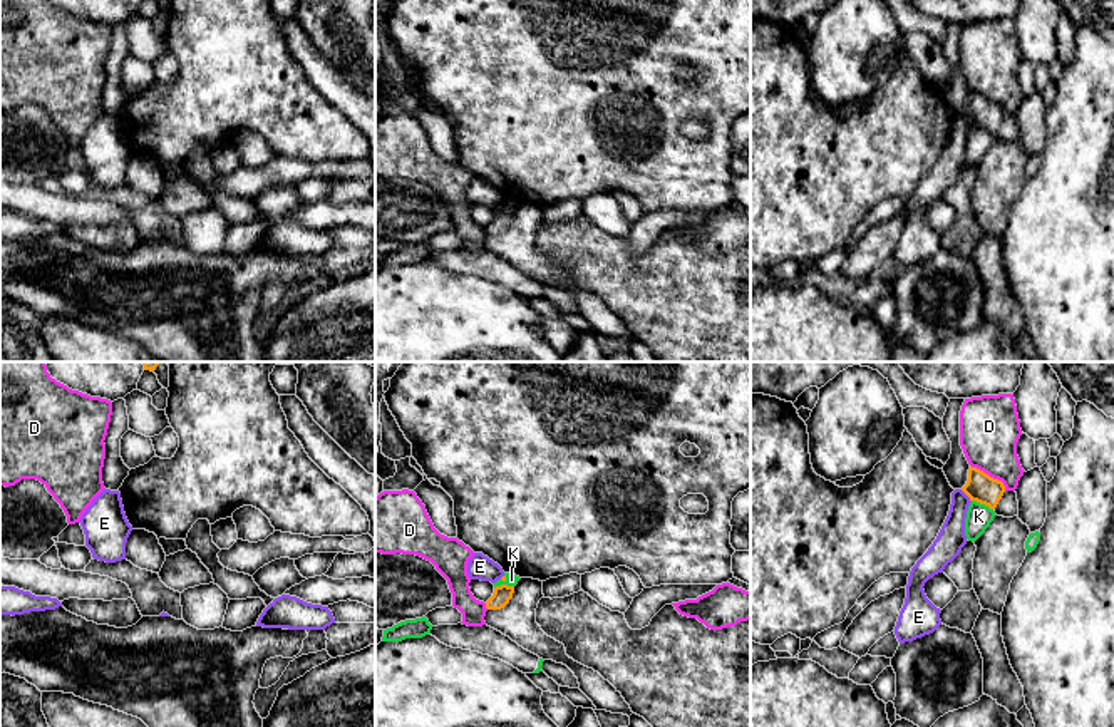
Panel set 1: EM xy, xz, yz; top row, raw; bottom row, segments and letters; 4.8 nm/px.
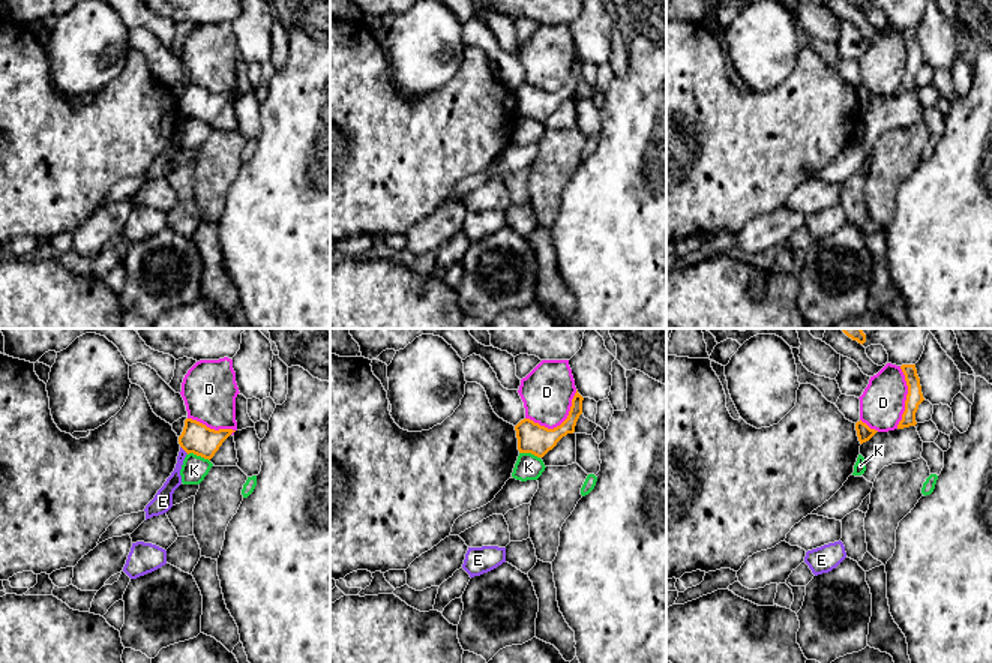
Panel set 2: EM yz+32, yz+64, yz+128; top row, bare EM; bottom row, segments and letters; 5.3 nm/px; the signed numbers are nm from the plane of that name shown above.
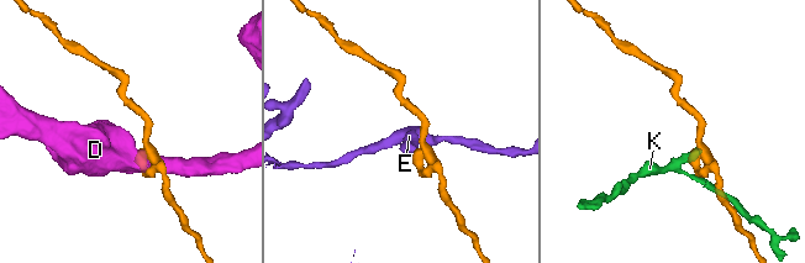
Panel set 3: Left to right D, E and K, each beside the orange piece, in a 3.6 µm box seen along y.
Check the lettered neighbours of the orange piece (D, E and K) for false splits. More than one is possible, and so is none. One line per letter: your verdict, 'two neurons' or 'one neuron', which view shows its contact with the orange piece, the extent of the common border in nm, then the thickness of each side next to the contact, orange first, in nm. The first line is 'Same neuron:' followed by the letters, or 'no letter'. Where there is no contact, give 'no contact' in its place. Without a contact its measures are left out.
Same neuron: no letter
D: two neurons; meets orange in yz; contact 220 nm long; 140 nm thick on the orange side, 280 nm on the other
E: two neurons; meets orange in yz; contact 80 nm long; 140 nm thick on the orange side, 140 nm on the other
K: two neurons; meets orange in xz; contact 100 nm long; 90 nm thick on the orange side, 60 nm on the other

